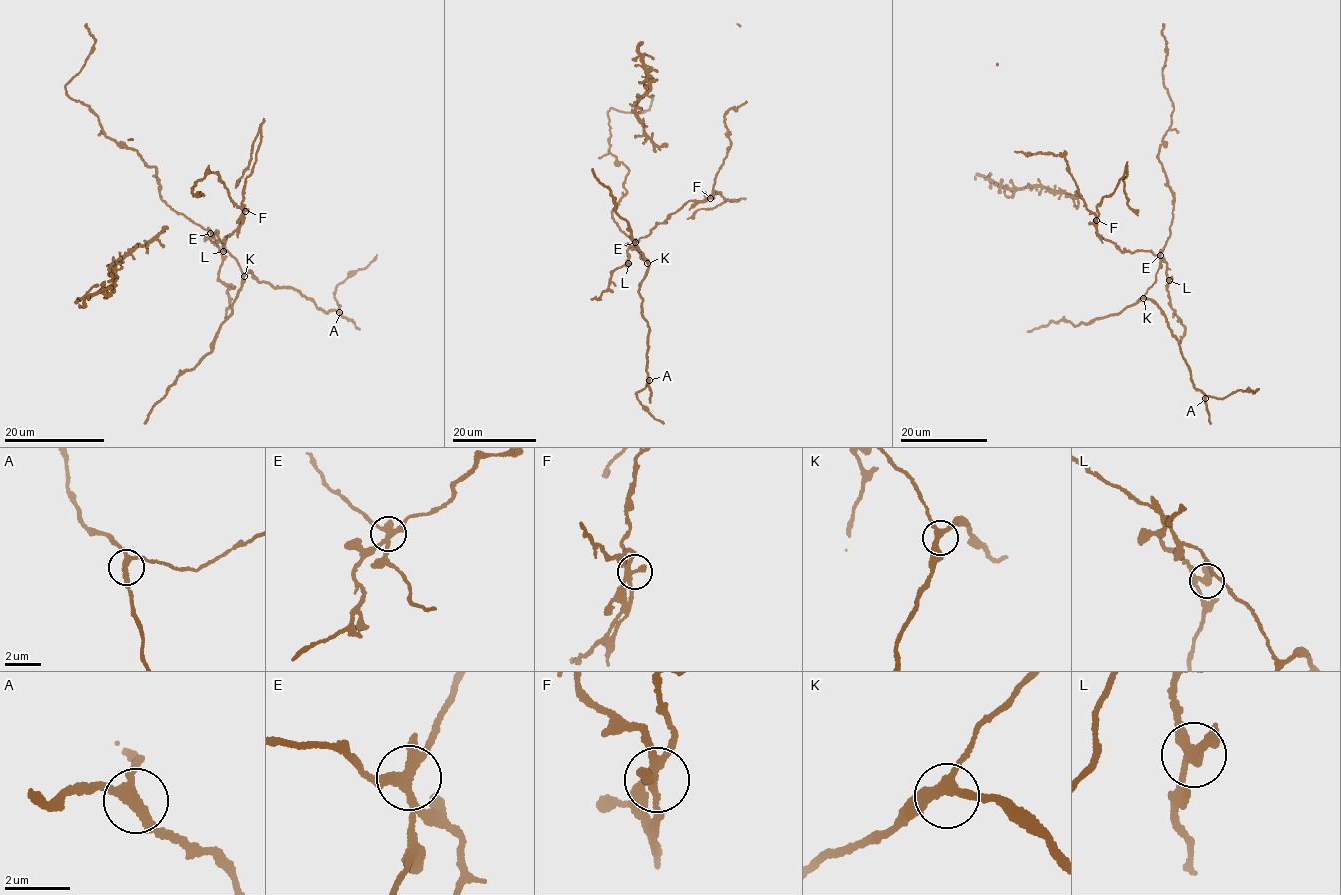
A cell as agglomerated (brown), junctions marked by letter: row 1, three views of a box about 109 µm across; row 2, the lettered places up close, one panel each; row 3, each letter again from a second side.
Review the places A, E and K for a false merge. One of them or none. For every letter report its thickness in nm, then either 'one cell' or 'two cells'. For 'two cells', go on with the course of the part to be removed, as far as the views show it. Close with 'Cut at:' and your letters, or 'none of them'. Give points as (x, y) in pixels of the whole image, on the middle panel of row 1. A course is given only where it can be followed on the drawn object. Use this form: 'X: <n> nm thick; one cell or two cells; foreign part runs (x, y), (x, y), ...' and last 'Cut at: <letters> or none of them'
A: 280 nm thick; one cell
E: 300 nm thick; two cells; foreign part runs (635, 242), (686, 203), (707, 199), (716, 191), (726, 199), (739, 198), (702, 209), (687, 218)
K: 260 nm thick; one cell
Cut at: E

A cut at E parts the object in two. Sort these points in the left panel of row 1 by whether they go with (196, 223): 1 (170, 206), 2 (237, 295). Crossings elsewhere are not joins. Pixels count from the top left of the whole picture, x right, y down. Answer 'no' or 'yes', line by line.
1: yes
2: yes

